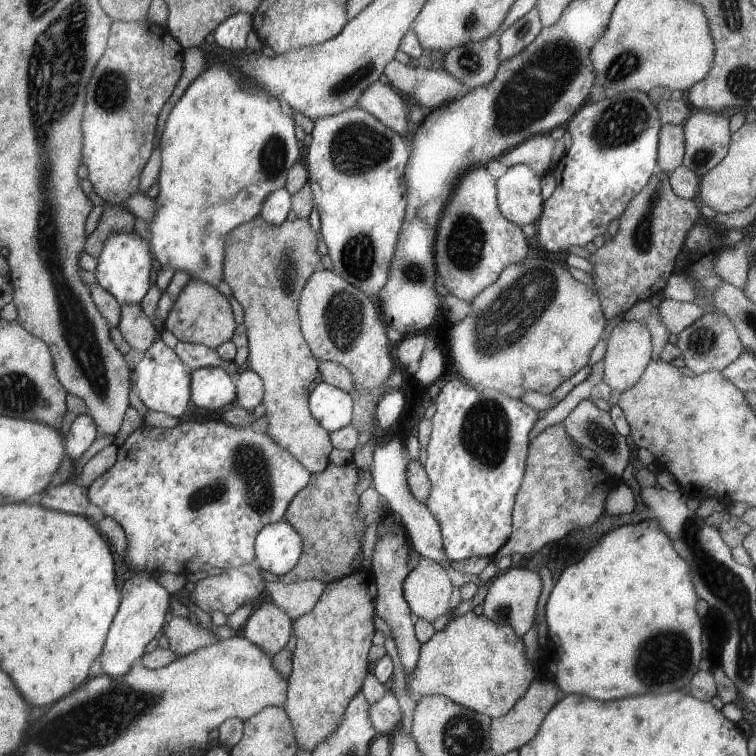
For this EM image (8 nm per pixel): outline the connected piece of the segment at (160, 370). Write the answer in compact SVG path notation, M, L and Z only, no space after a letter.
M162 337L145 350L144 358L136 366L136 388L139 399L148 407L168 416L182 419L186 415L191 402L192 371L179 357L179 354L168 347Z

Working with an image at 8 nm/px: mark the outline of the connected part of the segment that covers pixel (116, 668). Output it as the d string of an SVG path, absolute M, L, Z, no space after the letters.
M133 574L122 586L122 590L123 602L100 654L102 672L112 678L123 676L133 664L139 663L148 642L161 634L170 602L170 594L148 575Z

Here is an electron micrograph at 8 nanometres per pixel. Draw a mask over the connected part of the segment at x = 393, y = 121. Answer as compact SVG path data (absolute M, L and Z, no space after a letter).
M376 81L374 85L370 85L366 90L363 90L356 106L367 110L400 134L413 131L408 126L410 120L406 102L404 102L404 98L402 98L398 89L391 84L387 85Z

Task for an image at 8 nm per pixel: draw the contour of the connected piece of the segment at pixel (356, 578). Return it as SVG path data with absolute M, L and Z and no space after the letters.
M371 567L358 568L350 574L332 582L325 583L324 592L316 606L297 618L294 622L296 648L293 651L293 669L289 680L287 702L284 710L295 730L300 749L312 752L324 738L331 735L343 720L343 714L358 690L361 690L364 677L371 669L369 654L374 636L374 602L376 582Z

